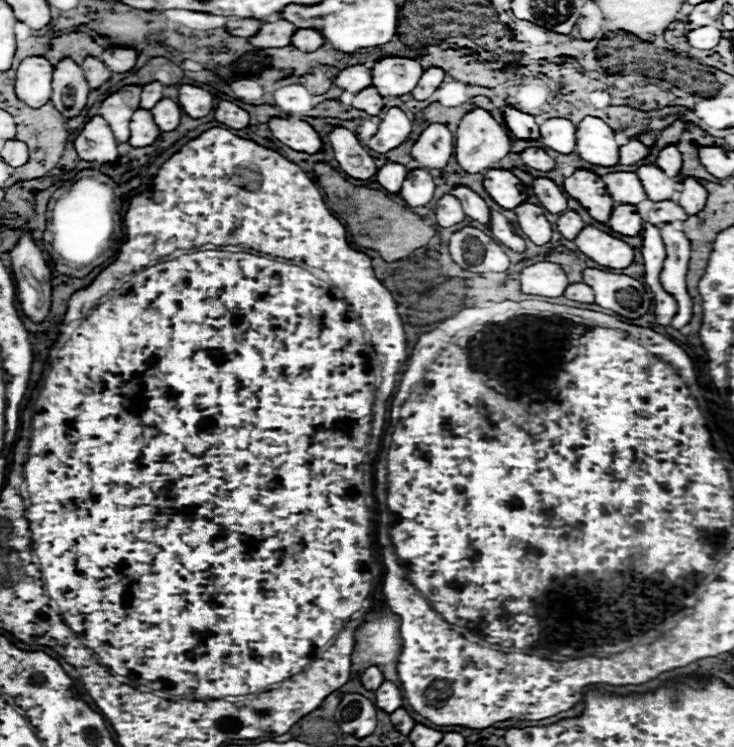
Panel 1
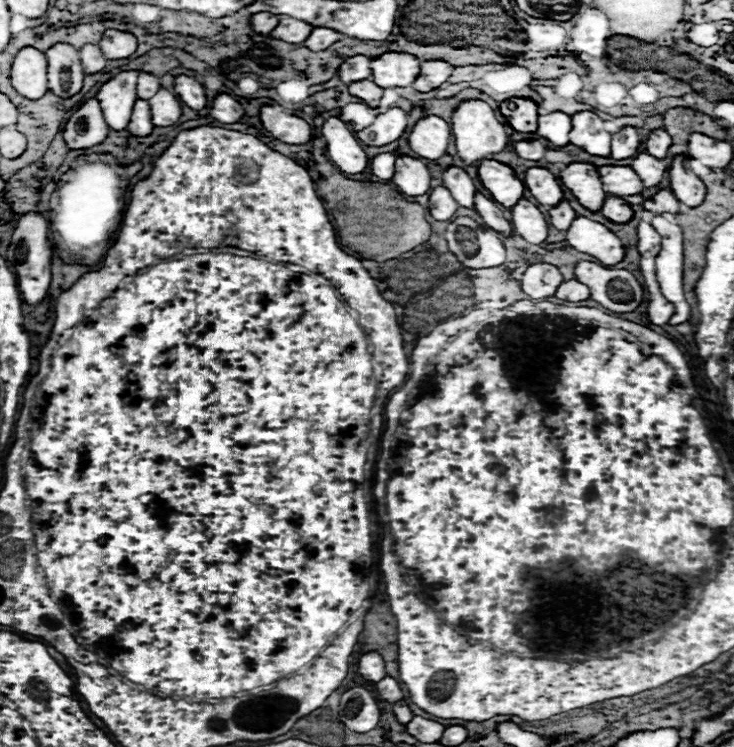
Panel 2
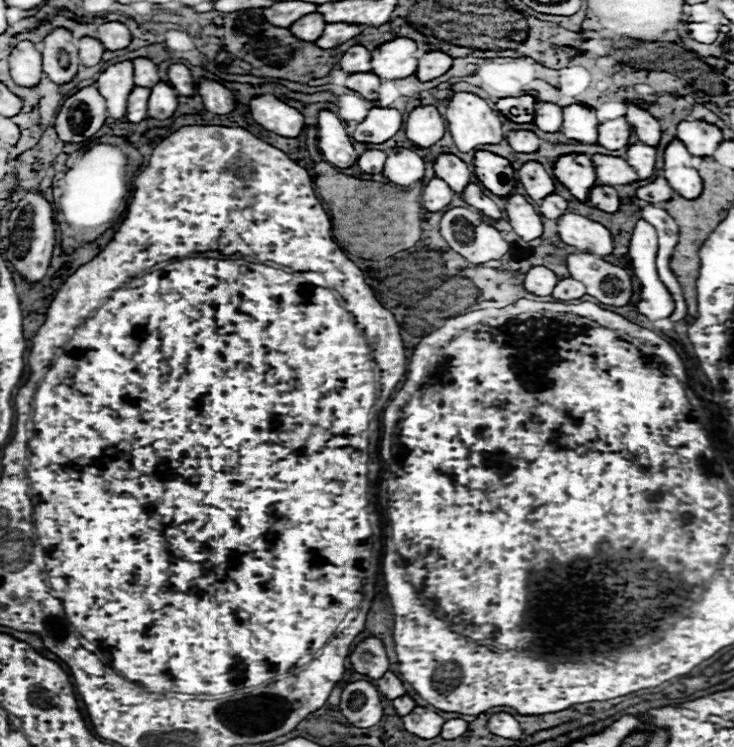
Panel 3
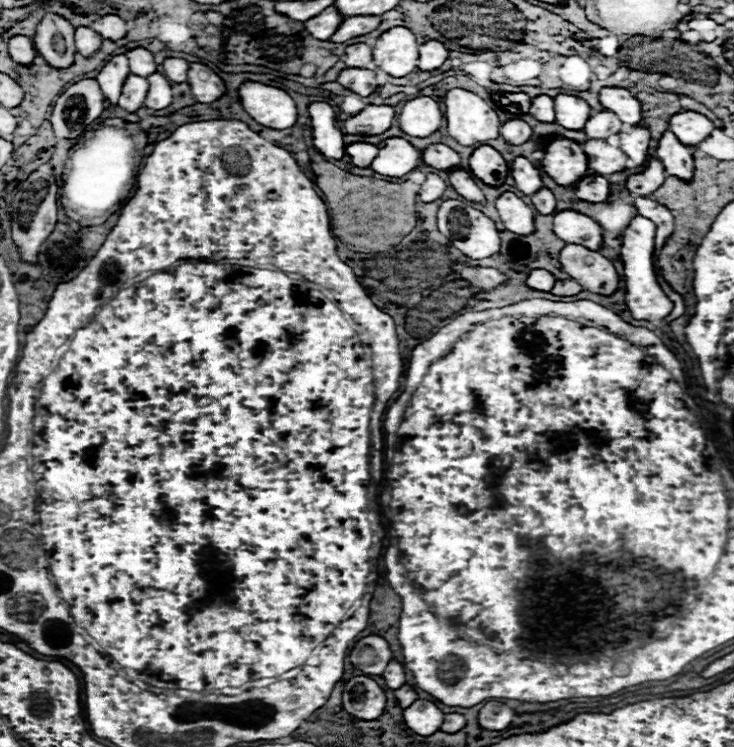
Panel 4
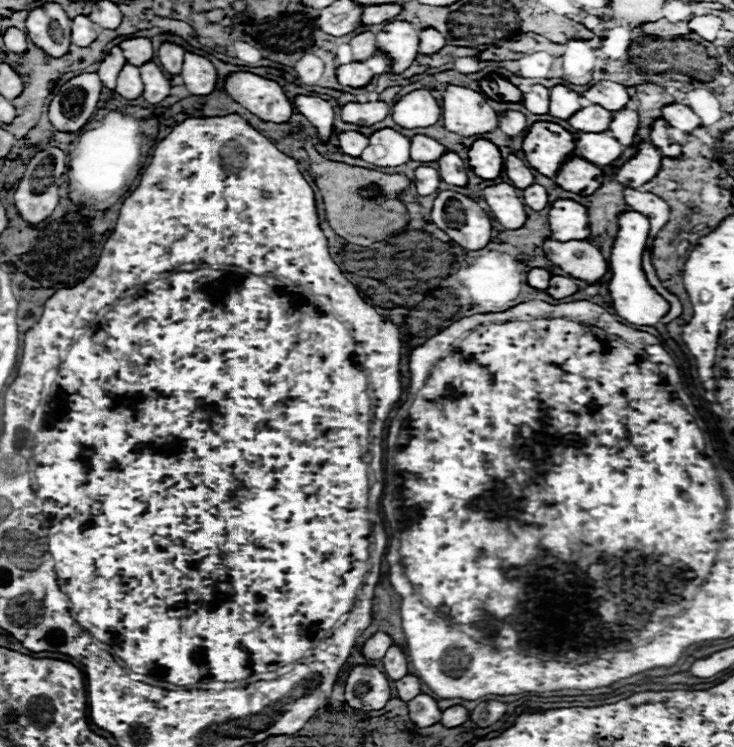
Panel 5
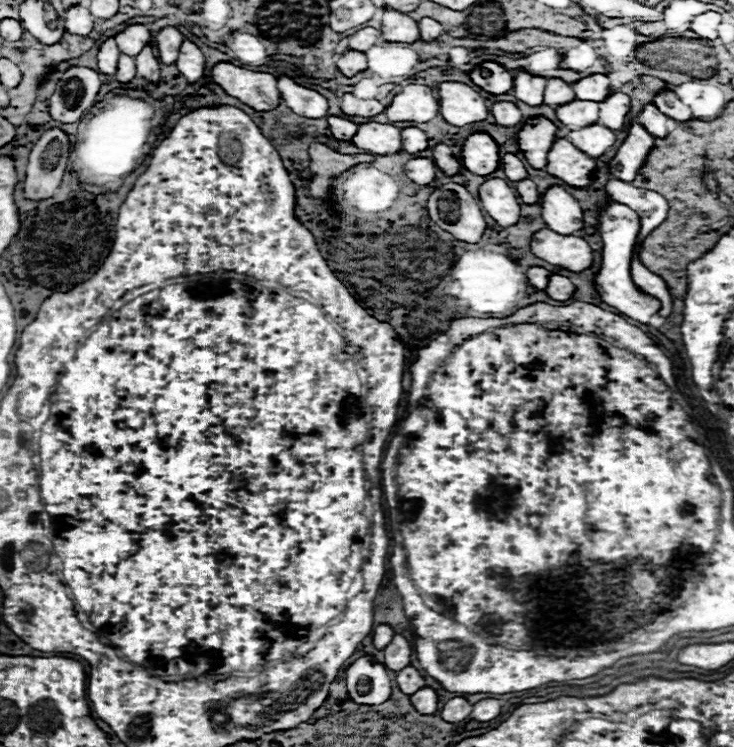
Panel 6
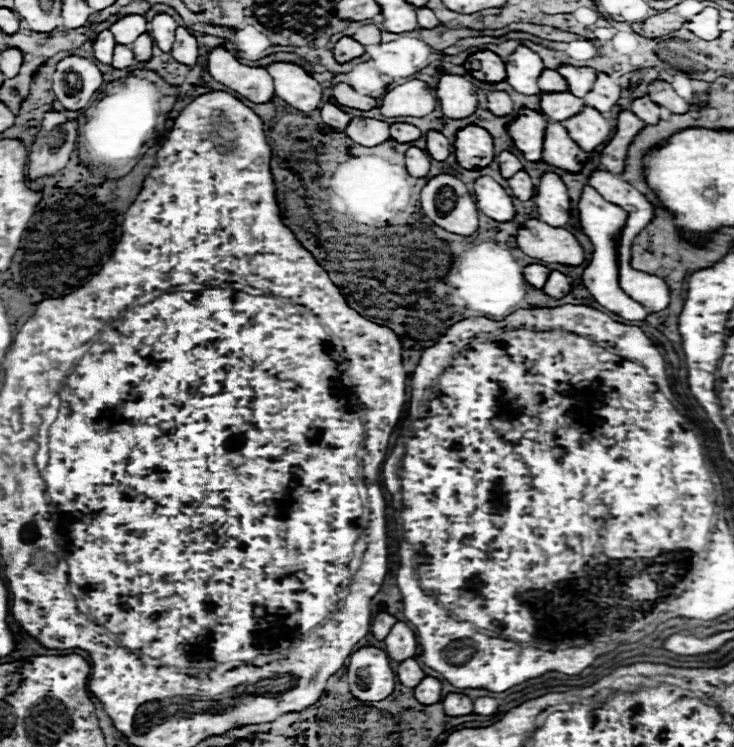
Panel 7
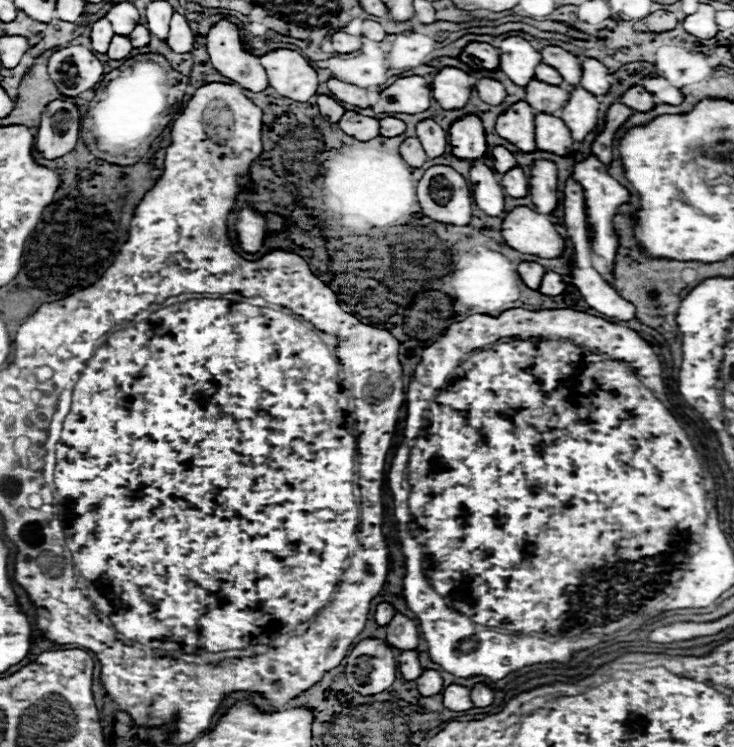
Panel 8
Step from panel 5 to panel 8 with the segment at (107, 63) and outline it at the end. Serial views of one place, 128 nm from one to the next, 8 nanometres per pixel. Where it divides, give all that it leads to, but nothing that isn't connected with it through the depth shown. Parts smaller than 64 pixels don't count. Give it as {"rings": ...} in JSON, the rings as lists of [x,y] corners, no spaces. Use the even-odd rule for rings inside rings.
{"rings":[[[100,18],[98,22],[94,22],[94,24],[92,24],[92,32],[90,32],[94,52],[106,54],[112,36],[114,36],[114,30],[112,30],[112,26],[110,26],[110,22],[108,22],[106,18]]]}

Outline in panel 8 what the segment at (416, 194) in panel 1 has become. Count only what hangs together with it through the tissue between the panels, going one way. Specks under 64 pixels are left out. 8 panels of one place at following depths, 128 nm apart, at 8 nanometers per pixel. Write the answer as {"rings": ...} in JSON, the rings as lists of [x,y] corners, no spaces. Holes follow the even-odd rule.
{"rings":[[[346,112],[342,116],[342,120],[338,122],[338,126],[342,128],[342,132],[346,132],[348,136],[354,136],[356,140],[362,140],[362,142],[368,142],[368,140],[380,136],[380,122],[376,118],[360,116],[356,112]]]}

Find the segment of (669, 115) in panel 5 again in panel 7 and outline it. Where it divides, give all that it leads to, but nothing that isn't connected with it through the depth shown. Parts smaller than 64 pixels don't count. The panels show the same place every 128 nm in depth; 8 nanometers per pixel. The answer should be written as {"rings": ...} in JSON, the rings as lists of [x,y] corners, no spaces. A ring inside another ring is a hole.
{"rings":[[[656,80],[650,88],[648,88],[648,96],[652,102],[656,102],[658,106],[668,108],[672,114],[686,114],[688,112],[688,104],[672,90],[672,86],[664,80]]]}

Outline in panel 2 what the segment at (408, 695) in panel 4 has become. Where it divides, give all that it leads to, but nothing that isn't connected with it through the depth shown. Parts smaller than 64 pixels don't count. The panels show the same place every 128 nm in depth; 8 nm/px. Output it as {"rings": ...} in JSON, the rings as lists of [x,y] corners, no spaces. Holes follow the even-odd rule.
{"rings":[[[400,700],[398,704],[394,704],[394,716],[396,716],[396,720],[400,722],[400,724],[408,724],[410,720],[412,720],[412,712],[410,712],[410,708]]]}

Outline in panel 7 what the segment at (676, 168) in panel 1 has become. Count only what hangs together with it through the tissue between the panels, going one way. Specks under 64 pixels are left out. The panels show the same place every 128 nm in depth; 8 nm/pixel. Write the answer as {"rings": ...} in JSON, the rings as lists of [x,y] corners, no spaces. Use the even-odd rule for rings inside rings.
{"rings":[[[562,66],[562,68],[558,68],[558,72],[568,80],[570,92],[572,92],[574,96],[578,96],[578,98],[584,98],[584,96],[592,90],[592,86],[594,86],[594,82],[596,82],[596,76],[598,76],[598,72],[596,72],[594,68]]]}

